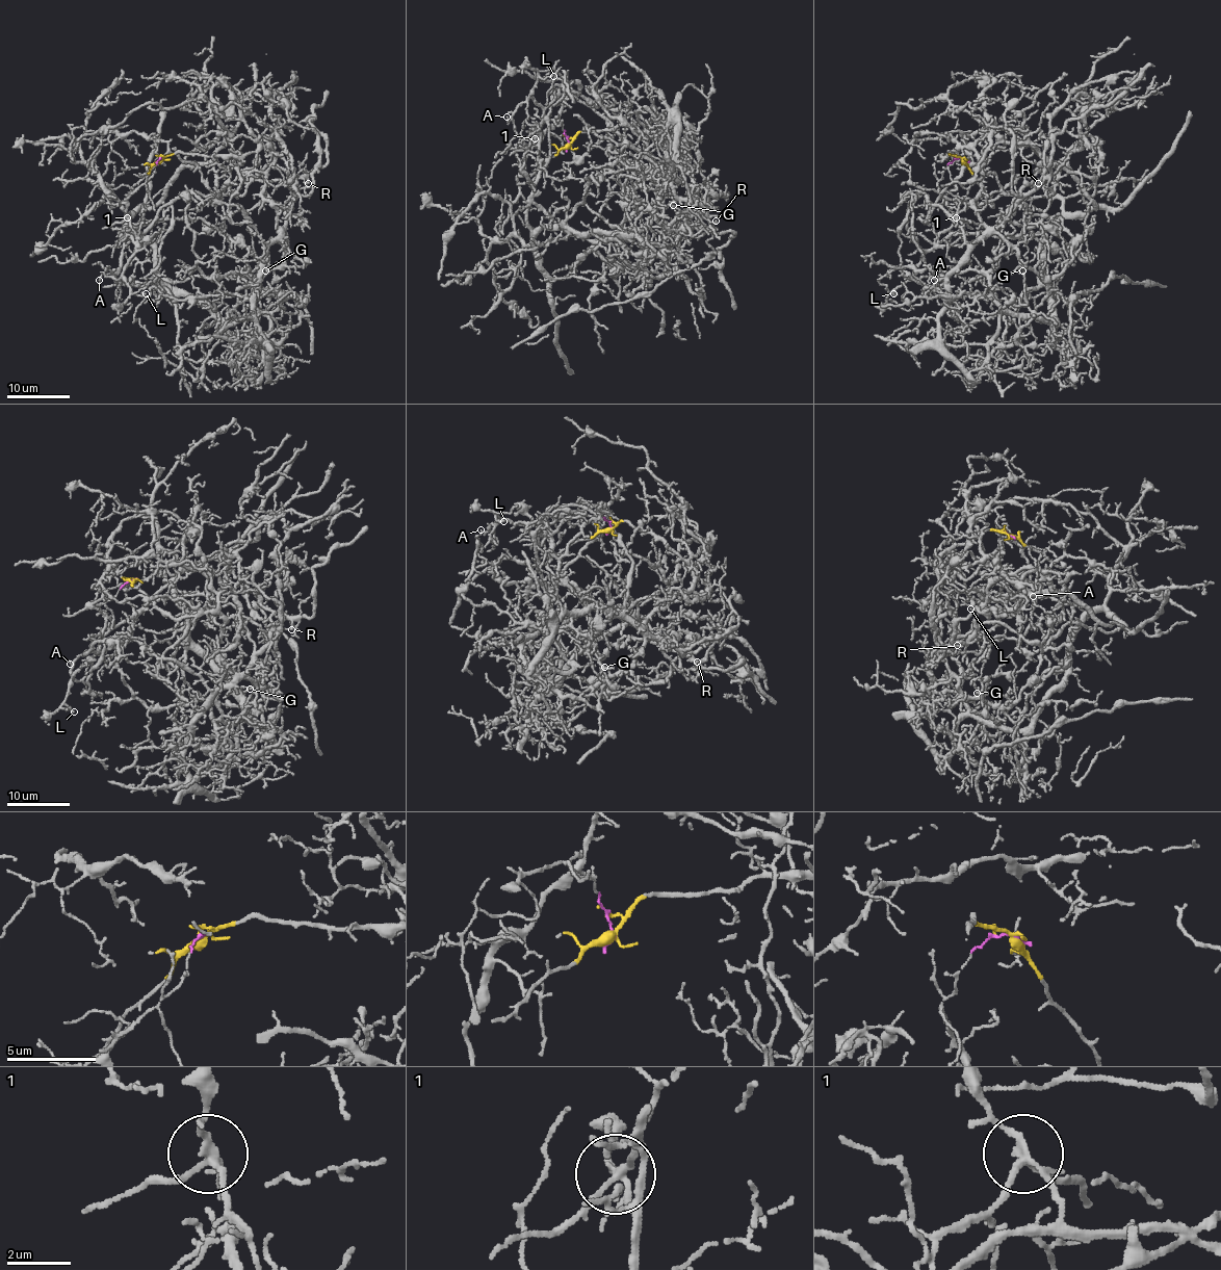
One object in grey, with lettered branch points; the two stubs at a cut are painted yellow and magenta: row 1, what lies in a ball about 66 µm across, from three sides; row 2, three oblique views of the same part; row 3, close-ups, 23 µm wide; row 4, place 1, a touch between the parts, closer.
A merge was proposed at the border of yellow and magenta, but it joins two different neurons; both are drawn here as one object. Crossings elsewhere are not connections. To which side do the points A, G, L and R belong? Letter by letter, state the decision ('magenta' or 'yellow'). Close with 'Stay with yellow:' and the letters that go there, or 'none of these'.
A: magenta
G: yellow
L: magenta
R: yellow
Stay with yellow: G, R

